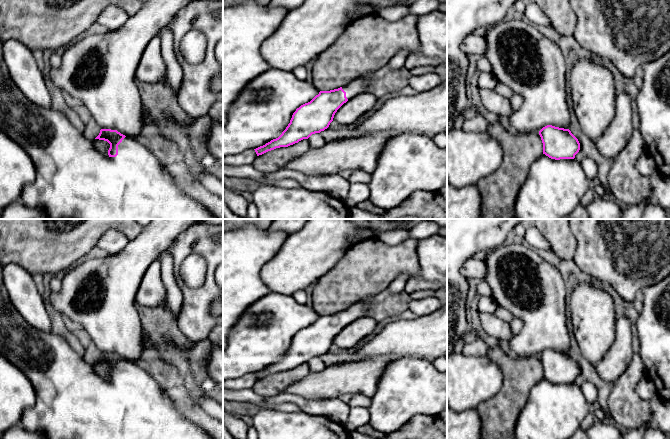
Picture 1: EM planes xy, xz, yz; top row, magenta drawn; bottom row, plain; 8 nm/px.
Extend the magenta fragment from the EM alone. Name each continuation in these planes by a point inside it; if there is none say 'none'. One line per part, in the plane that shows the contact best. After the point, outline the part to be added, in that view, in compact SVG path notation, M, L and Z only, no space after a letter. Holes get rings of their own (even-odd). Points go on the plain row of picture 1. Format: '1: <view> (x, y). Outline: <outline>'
1: xz (263, 333). Outline: M269 292L258 299L245 310L229 333L227 347L223 350L223 381L256 373L278 362L296 333L318 318L312 307L296 302L290 295Z

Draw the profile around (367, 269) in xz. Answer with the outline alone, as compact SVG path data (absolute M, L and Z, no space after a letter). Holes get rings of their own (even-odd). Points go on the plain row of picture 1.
M378 238L355 243L333 268L314 283L312 308L319 316L338 313L361 299L385 291L402 274L417 276L420 270L417 247L418 240L414 238L394 246L386 245Z

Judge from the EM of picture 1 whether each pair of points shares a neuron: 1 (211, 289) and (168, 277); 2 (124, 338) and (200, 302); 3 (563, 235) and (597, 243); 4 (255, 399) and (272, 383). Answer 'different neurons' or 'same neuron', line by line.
1: different neurons
2: different neurons
3: different neurons
4: different neurons

